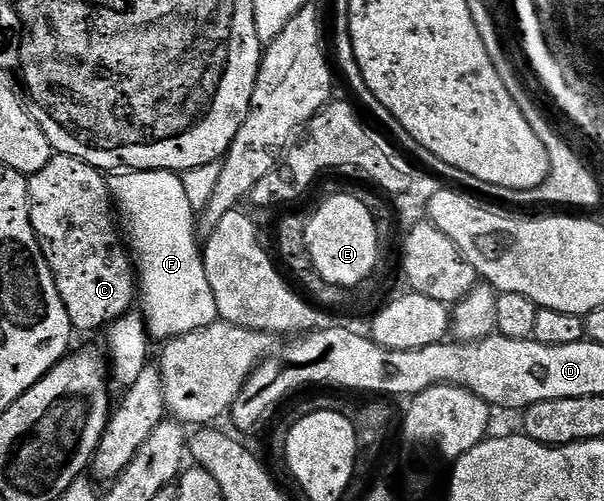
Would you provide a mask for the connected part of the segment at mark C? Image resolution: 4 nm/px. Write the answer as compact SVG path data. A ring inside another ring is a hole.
M56 153L45 167L38 169L38 173L27 176L27 181L30 225L36 234L36 244L41 247L49 269L52 270L52 279L73 328L77 332L96 331L131 312L138 295L138 279L134 274L133 260L118 230L118 216L114 210L112 194L101 168L91 167L78 157Z

